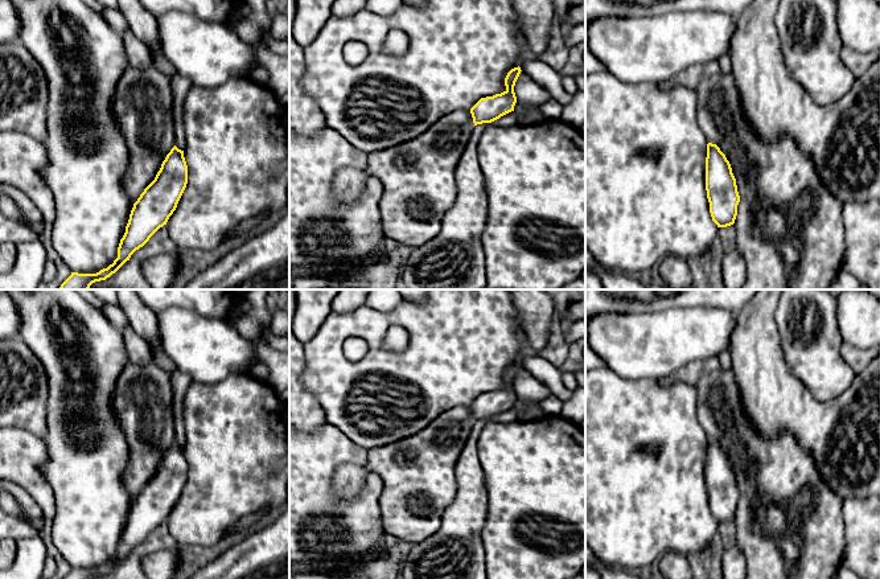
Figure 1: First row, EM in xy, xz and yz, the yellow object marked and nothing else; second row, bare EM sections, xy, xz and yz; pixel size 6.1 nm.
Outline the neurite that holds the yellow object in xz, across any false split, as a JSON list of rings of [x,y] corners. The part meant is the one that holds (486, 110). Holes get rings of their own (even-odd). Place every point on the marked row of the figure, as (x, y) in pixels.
[[[519,66],[511,69],[505,78],[506,90],[503,93],[495,94],[493,96],[481,98],[470,108],[474,126],[482,123],[492,123],[501,116],[514,111],[514,106],[517,103],[514,86],[521,71],[522,70]]]

